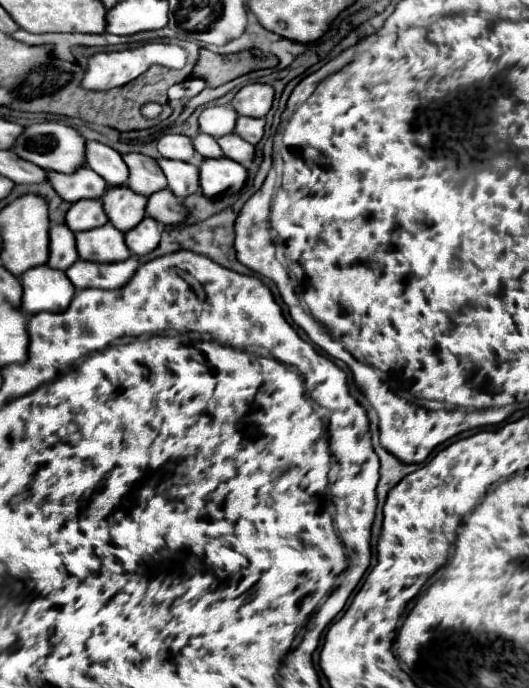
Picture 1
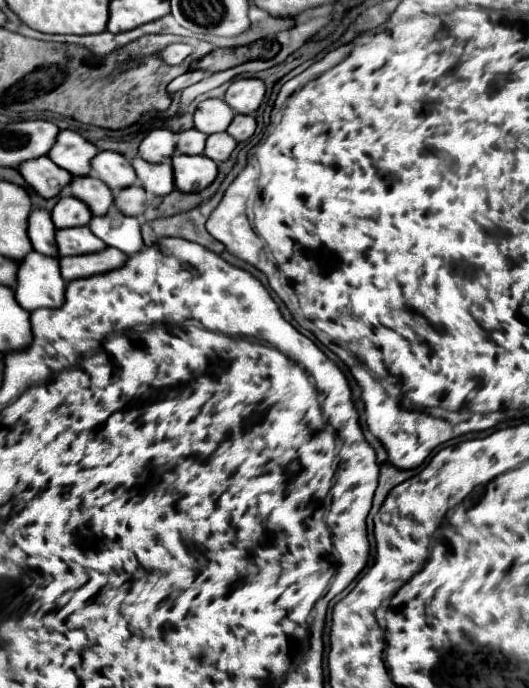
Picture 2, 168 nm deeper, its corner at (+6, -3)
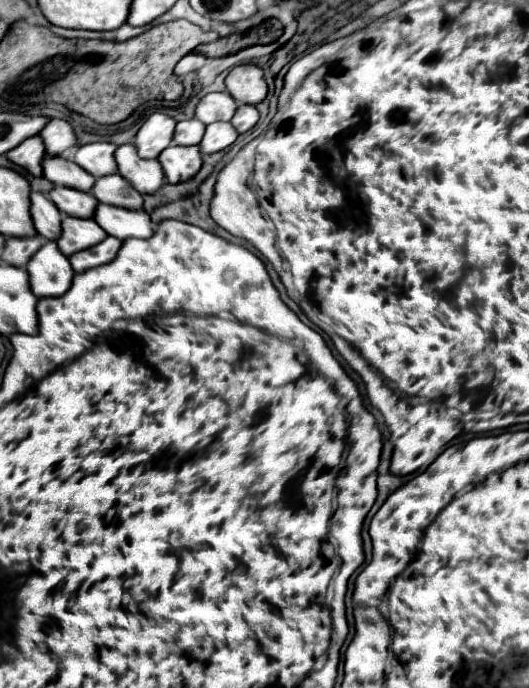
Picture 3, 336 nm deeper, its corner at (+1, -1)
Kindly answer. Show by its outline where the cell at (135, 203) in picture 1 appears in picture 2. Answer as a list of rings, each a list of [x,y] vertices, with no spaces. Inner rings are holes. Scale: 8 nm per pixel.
[[[75,177],[75,185],[69,187],[73,195],[93,211],[93,215],[107,215],[115,203],[113,191],[97,177]]]

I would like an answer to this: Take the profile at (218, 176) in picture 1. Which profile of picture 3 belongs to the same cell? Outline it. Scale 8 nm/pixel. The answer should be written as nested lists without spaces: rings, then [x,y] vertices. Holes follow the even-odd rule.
[[[192,145],[192,147],[166,147],[158,155],[158,161],[164,169],[164,175],[166,175],[168,183],[188,181],[202,167],[202,155],[200,155],[198,145]]]

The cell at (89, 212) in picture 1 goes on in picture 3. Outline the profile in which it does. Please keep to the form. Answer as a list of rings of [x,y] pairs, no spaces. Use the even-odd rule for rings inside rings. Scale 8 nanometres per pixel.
[[[56,185],[50,191],[50,197],[60,211],[64,211],[72,217],[82,217],[82,219],[92,217],[96,211],[96,205],[98,205],[98,199],[92,193],[78,191],[72,187],[62,187],[62,185]]]

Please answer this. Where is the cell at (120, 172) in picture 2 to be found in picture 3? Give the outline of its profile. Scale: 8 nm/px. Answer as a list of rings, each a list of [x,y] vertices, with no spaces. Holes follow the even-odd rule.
[[[88,143],[76,149],[74,161],[92,177],[98,179],[108,173],[116,173],[114,151],[116,151],[114,143]]]

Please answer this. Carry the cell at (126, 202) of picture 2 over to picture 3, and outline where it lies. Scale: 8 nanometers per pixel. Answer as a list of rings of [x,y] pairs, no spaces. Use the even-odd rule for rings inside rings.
[[[118,173],[96,179],[92,193],[100,203],[108,203],[124,209],[142,209],[142,203],[144,203],[142,195]]]

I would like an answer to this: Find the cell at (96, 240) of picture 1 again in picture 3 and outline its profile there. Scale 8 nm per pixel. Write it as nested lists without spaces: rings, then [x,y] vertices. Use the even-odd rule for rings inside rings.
[[[68,215],[62,219],[62,235],[56,243],[60,251],[70,257],[78,251],[94,247],[96,243],[104,241],[104,237],[106,237],[106,231],[100,231],[94,219],[78,219]]]

